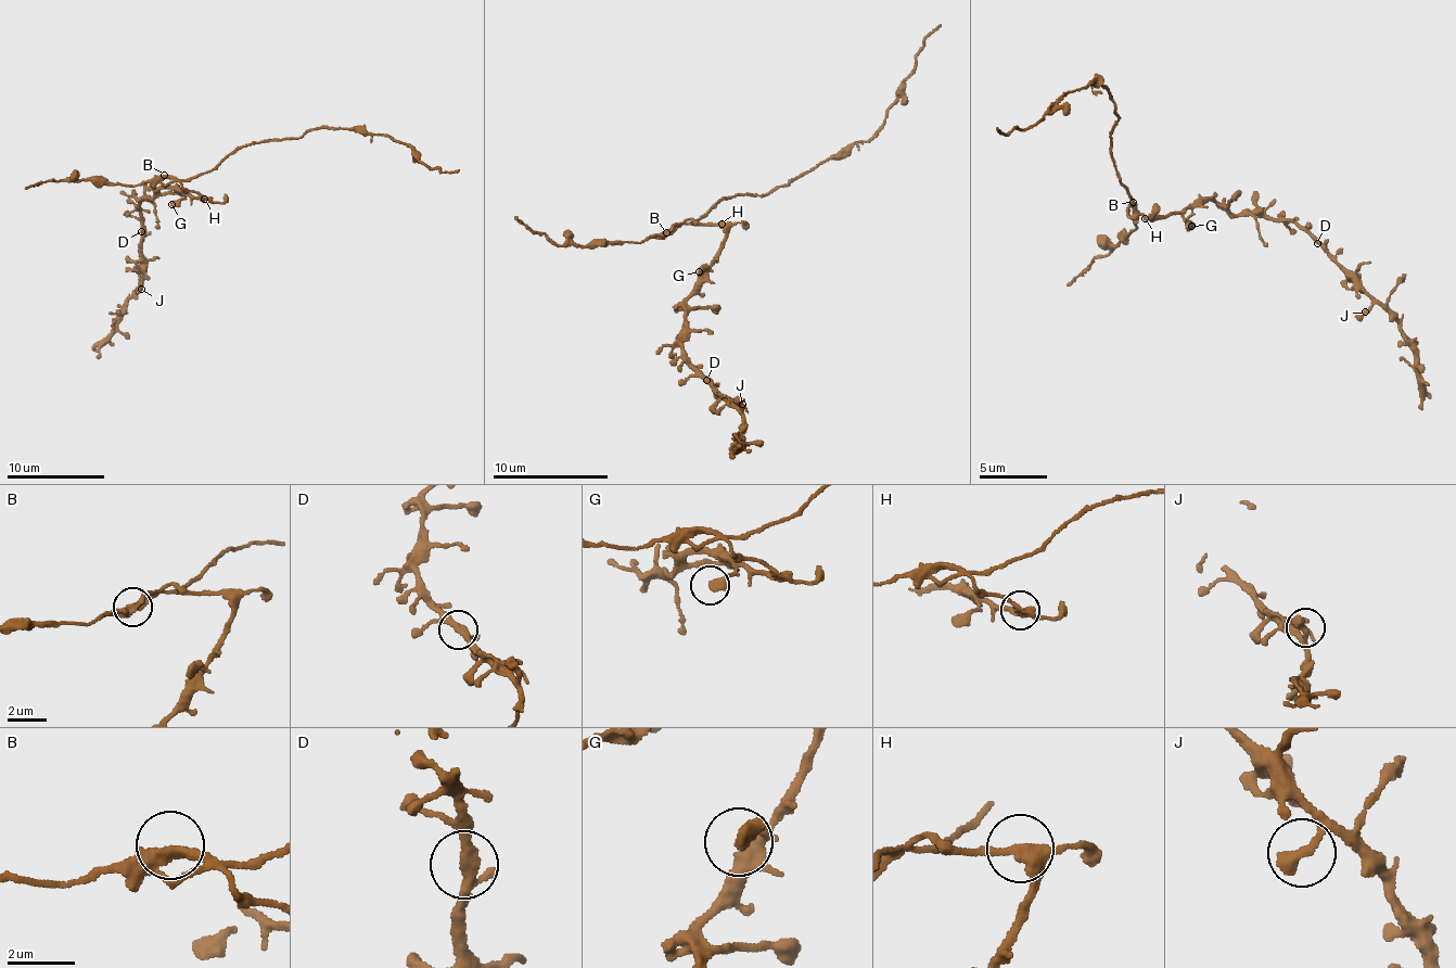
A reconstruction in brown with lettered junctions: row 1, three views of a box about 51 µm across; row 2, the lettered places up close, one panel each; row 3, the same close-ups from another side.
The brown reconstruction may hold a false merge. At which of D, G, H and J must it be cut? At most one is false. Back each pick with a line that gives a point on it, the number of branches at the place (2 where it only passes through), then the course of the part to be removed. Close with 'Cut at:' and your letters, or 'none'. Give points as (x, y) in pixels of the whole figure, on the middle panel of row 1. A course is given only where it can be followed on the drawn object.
H: (722, 224) | 3 | (722, 223), (687, 220), (697, 223), (727, 198), (768, 193), (867, 139), (882, 124), (926, 38), (939, 26)
Cut at: H

